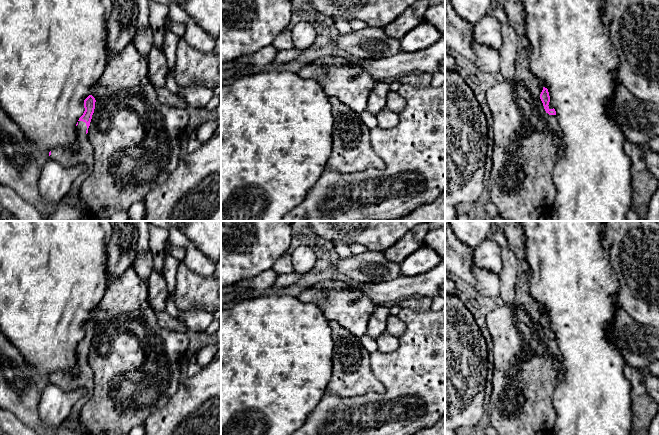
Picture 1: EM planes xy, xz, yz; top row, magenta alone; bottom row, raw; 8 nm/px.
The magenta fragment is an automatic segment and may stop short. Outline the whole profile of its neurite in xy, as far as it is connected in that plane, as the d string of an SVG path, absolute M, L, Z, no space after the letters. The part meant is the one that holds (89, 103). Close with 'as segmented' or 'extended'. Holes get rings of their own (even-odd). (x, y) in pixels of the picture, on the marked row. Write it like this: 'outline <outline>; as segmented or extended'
outline M92 95L84 100L85 111L76 124L77 151L72 152L70 149L58 147L49 152L50 159L58 161L63 167L86 165L86 169L74 180L69 191L72 194L73 203L78 207L85 221L88 221L91 213L80 196L80 189L83 181L90 176L94 167L93 148L87 139L87 133L94 113L95 102Z; extended

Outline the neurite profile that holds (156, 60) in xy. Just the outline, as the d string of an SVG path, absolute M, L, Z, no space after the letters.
M153 45L147 56L148 78L157 89L165 86L168 72L167 60L164 51Z

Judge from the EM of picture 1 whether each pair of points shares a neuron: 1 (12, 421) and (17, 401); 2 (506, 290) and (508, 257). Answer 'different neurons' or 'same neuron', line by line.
1: different neurons
2: same neuron

